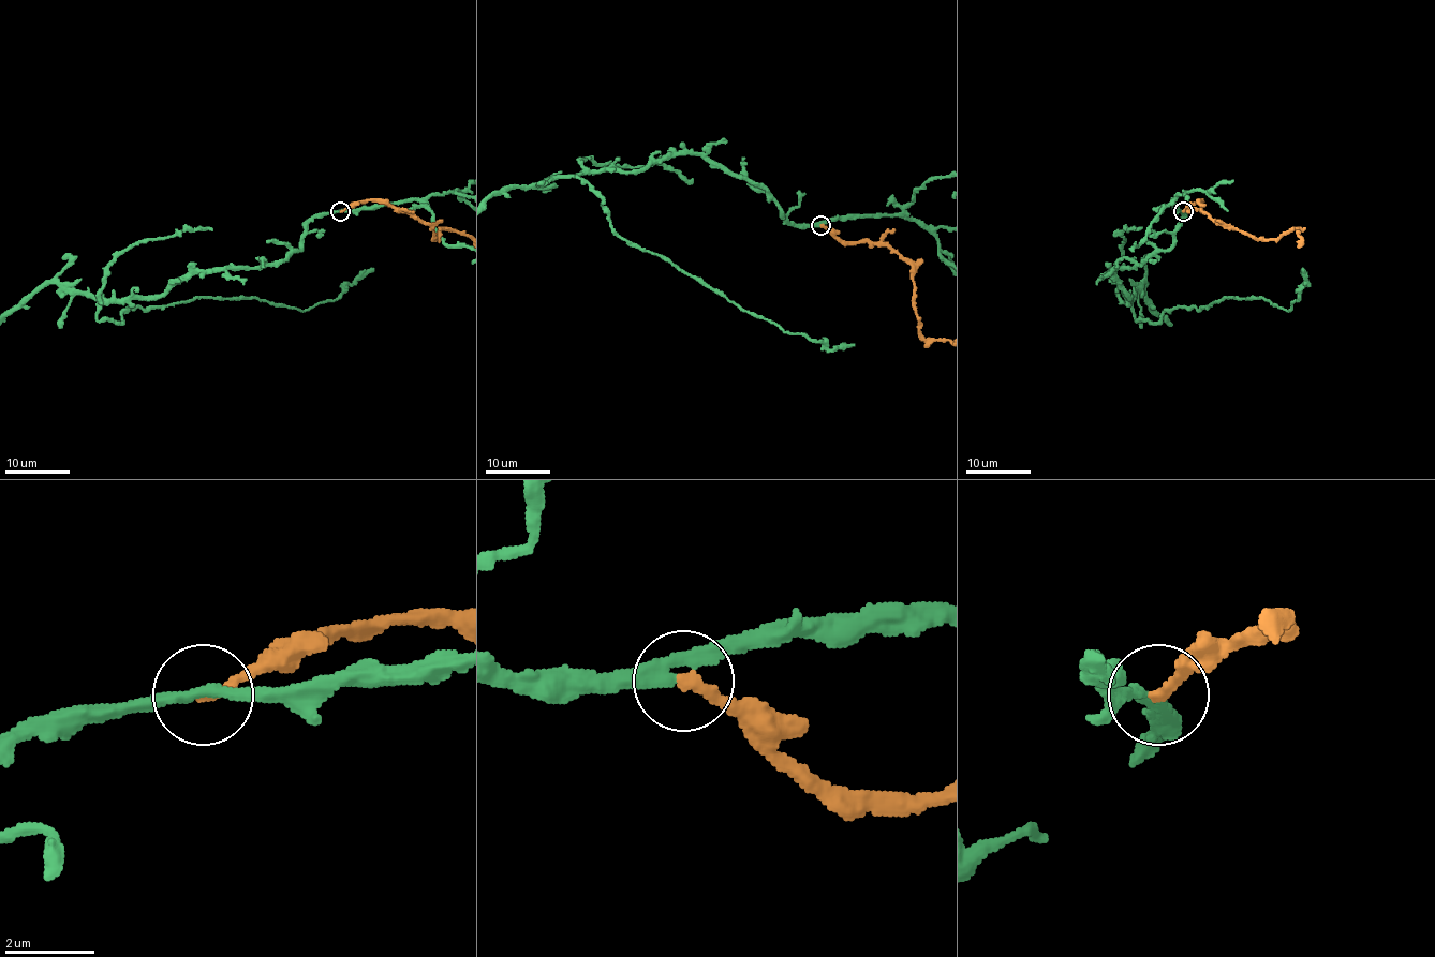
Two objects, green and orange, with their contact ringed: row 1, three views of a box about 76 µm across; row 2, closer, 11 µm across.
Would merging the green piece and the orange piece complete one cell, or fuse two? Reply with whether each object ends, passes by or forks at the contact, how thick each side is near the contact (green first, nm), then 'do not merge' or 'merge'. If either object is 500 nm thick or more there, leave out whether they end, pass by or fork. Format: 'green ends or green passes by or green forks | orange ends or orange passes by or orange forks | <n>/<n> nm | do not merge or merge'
green passes by | orange ends | 280/260 nm | do not merge

